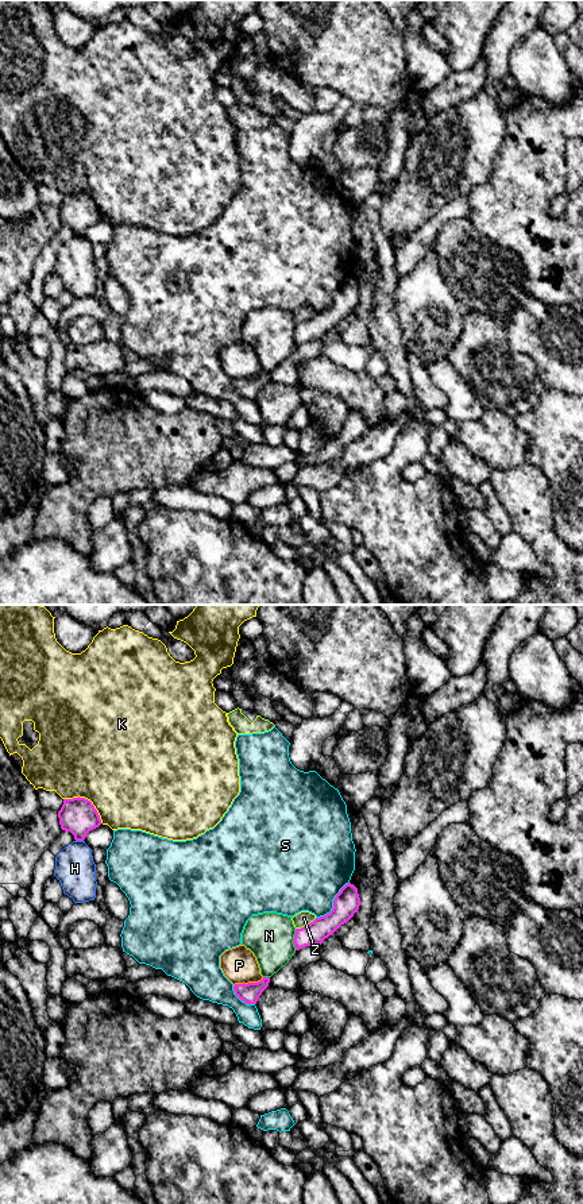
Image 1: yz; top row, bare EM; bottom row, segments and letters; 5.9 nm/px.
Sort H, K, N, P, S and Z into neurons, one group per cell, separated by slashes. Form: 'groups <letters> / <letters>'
groups H / K / N / P / S / Z

